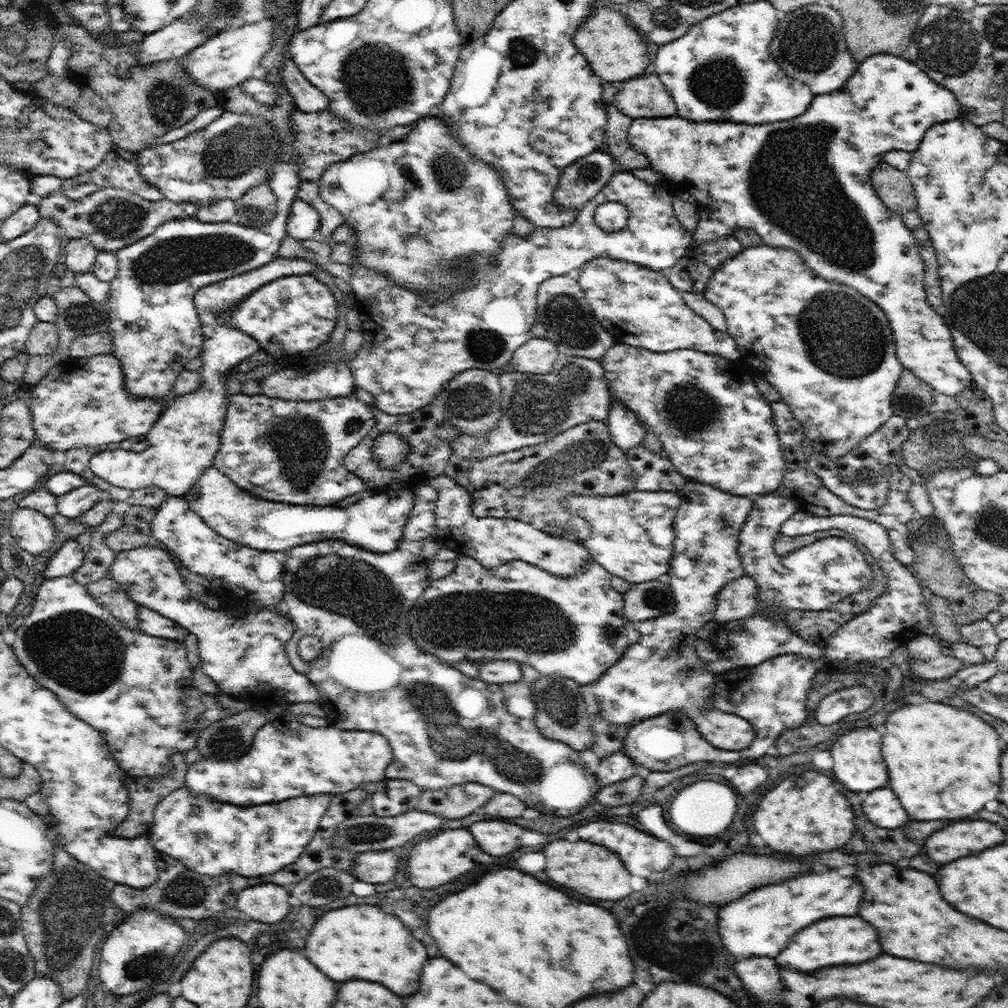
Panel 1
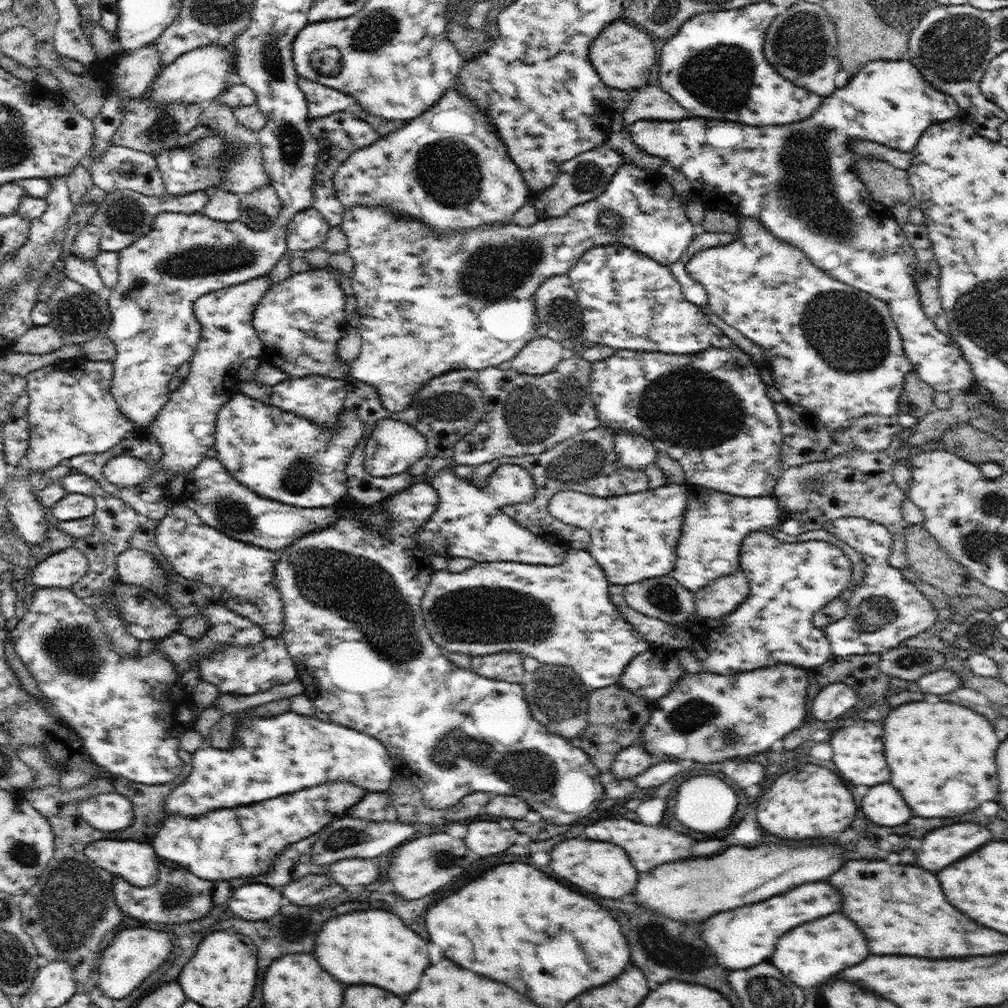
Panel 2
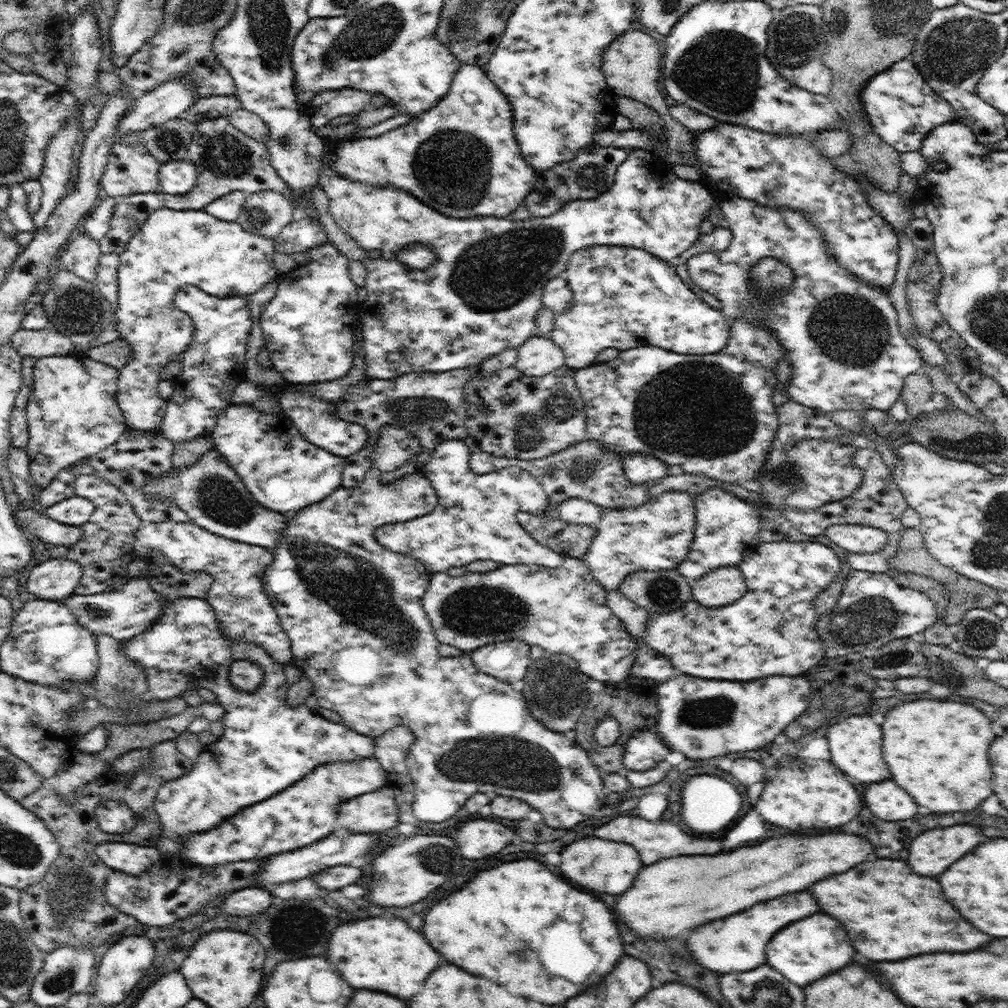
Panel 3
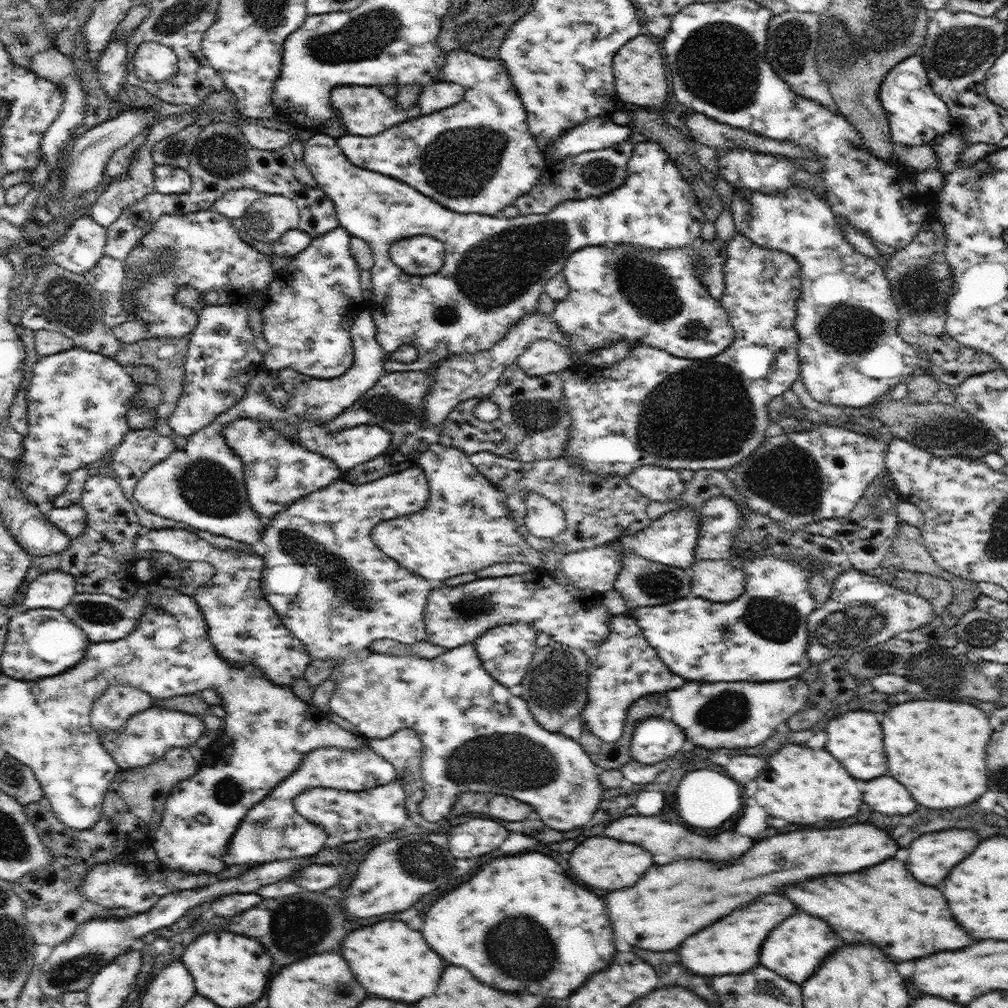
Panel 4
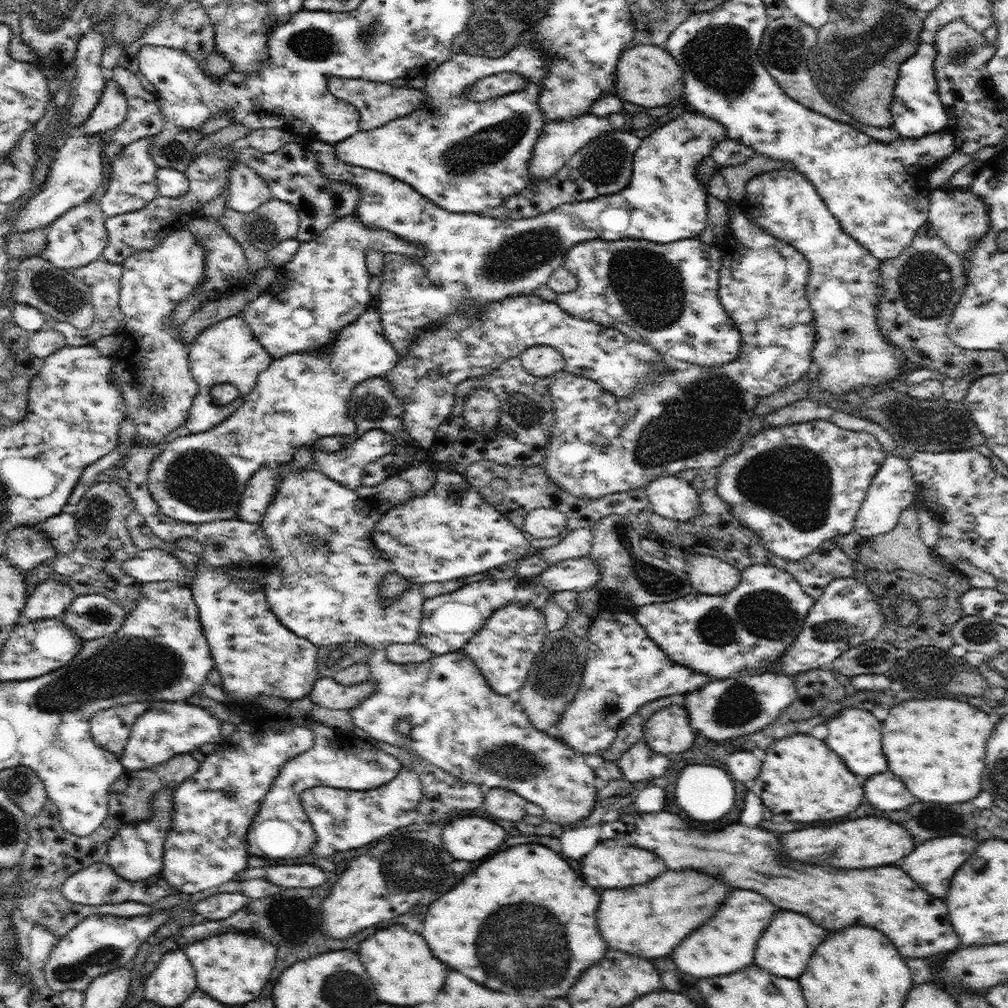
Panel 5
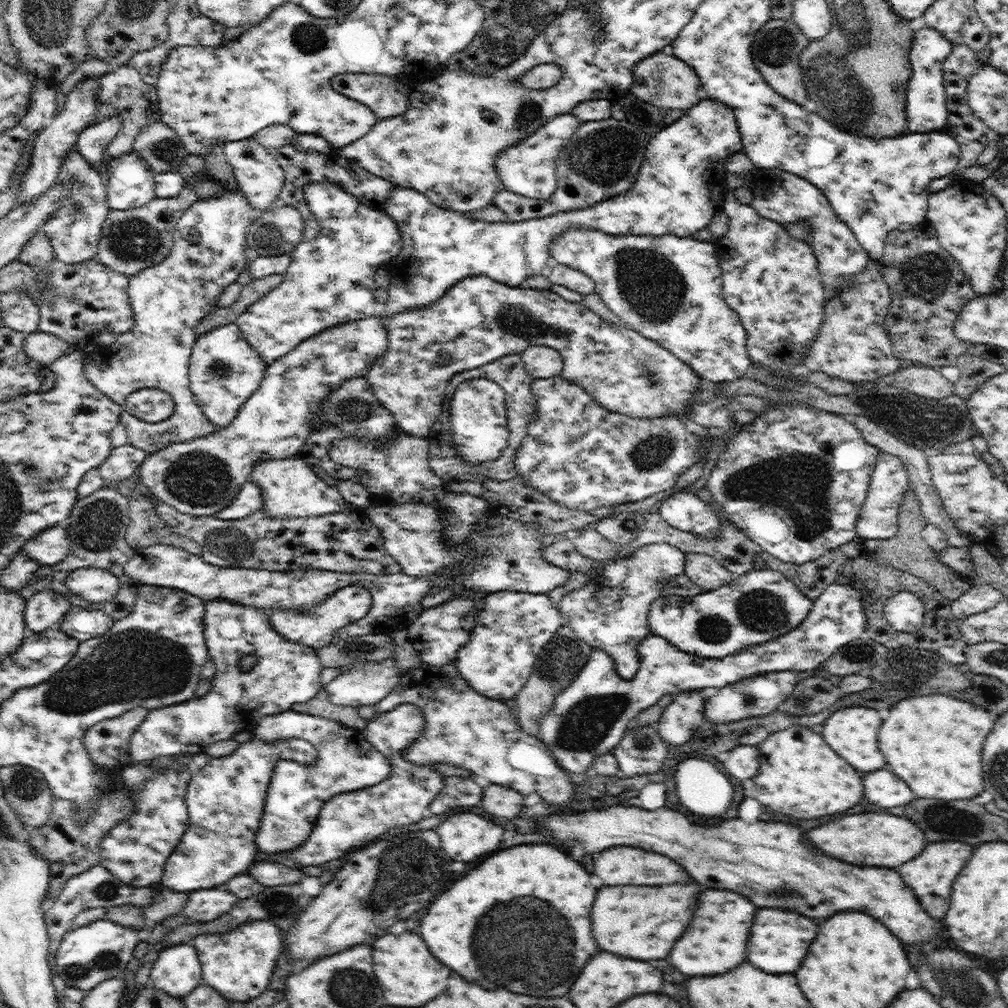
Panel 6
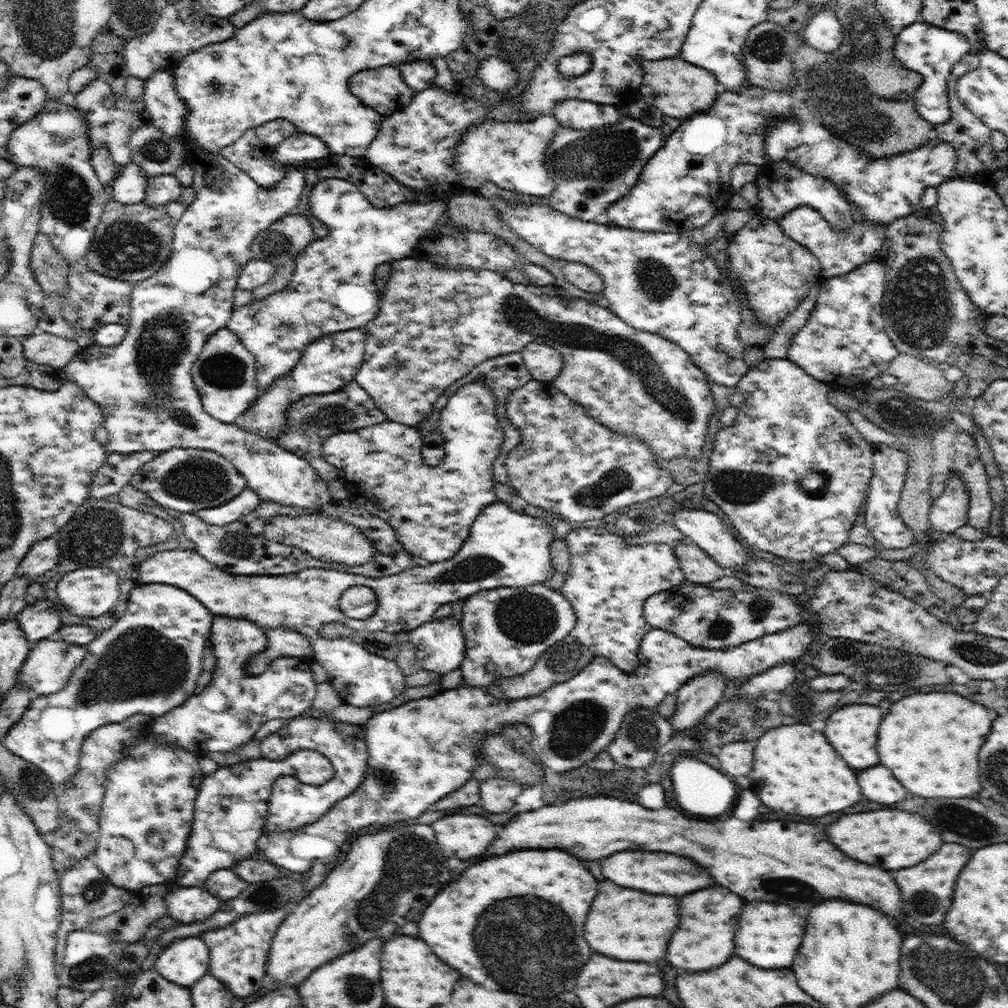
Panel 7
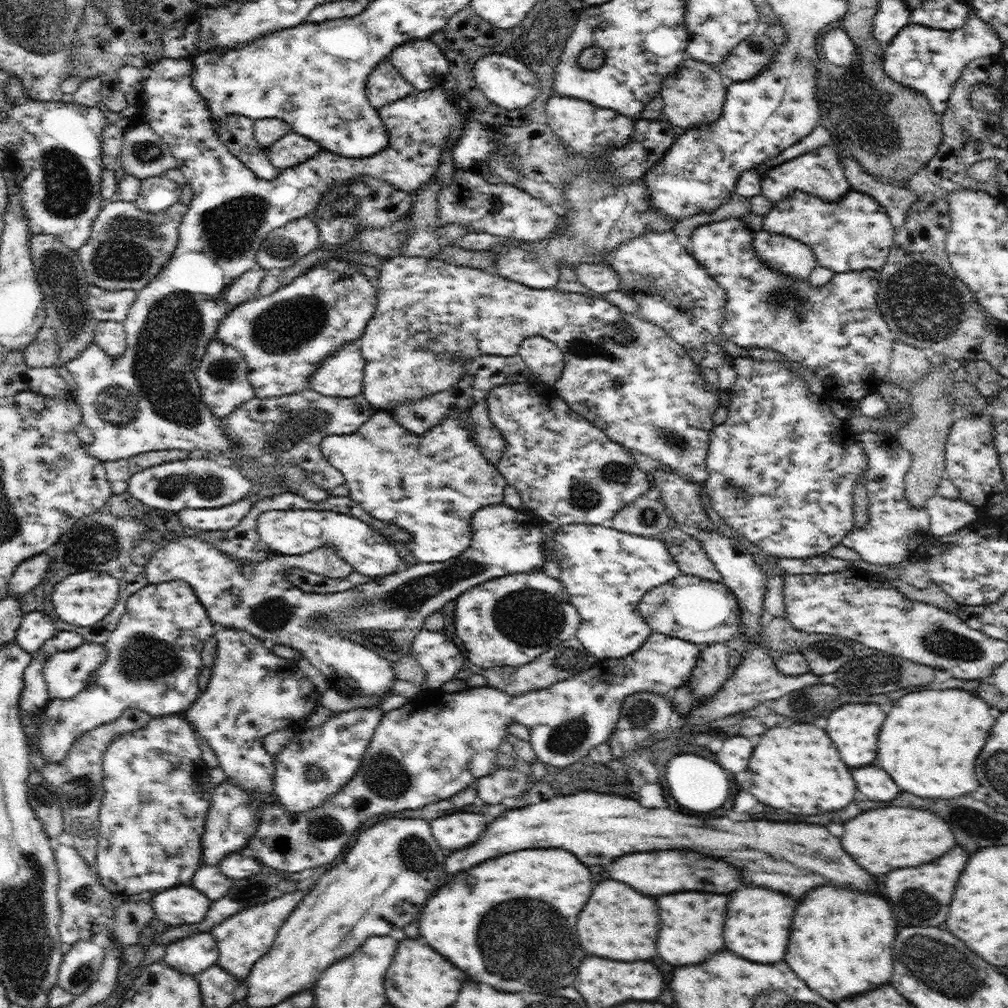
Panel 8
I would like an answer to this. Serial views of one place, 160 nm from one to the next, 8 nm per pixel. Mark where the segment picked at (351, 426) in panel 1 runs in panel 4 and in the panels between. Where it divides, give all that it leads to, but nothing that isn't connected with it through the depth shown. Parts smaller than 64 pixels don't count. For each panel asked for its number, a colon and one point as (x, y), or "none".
2: (280, 456)
3: (282, 471)
4: (277, 471)

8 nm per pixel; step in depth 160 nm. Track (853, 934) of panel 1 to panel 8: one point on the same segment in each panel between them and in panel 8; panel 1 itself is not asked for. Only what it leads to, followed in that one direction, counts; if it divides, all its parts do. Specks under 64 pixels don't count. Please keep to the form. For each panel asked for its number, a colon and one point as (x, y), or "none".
2: (812, 952)
3: (812, 948)
4: (795, 948)
5: (786, 946)
6: (779, 940)
7: (769, 935)
8: (758, 923)

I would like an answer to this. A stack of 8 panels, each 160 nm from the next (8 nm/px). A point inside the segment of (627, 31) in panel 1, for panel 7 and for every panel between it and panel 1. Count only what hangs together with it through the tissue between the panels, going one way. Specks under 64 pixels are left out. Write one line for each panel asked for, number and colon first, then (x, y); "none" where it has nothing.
2: (623, 56)
3: (632, 61)
4: (639, 68)
5: (649, 76)
6: (661, 79)
7: (677, 88)

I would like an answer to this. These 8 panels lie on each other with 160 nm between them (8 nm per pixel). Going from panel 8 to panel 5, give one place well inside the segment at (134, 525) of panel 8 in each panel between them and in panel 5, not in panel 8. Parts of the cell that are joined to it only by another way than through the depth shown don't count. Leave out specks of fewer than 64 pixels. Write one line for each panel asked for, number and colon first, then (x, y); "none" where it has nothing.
5: (95, 566)
6: (97, 525)
7: (103, 532)

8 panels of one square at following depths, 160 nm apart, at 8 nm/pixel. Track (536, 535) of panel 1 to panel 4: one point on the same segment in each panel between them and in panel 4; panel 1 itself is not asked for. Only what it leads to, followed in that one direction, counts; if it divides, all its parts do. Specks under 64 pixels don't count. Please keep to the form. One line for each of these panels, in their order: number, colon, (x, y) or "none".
2: (469, 522)
3: (475, 518)
4: (465, 526)

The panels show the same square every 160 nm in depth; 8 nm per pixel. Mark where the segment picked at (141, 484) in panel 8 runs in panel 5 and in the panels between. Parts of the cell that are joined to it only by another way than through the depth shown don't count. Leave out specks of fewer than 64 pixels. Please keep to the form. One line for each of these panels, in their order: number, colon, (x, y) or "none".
5: (302, 397)
6: (201, 477)
7: (185, 480)

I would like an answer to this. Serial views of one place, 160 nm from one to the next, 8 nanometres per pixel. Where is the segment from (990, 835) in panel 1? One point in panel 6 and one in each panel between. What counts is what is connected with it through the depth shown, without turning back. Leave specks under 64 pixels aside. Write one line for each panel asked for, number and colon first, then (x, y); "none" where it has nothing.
2: (941, 847)
3: (932, 852)
4: (932, 856)
5: (932, 864)
6: (931, 875)

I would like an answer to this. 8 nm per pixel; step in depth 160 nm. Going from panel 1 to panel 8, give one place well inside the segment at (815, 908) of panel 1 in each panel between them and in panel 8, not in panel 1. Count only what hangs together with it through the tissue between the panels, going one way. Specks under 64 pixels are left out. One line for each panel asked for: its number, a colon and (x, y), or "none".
2: (740, 938)
3: (736, 944)
4: (732, 945)
5: (726, 944)
6: (716, 943)
7: (704, 938)
8: (693, 923)

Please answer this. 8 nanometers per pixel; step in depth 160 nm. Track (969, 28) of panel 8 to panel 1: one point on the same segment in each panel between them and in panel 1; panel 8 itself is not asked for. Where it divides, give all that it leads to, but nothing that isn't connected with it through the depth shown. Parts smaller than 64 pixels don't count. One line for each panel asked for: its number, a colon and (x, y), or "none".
1: (803, 184)
2: (798, 179)
3: (901, 106)
4: (916, 114)
5: (917, 111)
6: (926, 107)
7: (931, 51)

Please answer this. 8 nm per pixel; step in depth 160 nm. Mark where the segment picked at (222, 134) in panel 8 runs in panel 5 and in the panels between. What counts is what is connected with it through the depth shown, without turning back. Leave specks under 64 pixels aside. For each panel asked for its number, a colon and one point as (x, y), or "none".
5: (248, 190)
6: (259, 175)
7: (248, 153)

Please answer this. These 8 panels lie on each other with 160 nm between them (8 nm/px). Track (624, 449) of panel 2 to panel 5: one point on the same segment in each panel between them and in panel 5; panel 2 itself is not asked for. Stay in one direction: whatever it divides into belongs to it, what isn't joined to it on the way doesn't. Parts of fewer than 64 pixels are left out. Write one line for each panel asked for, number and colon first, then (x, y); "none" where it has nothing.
3: (640, 468)
4: (662, 484)
5: (673, 498)

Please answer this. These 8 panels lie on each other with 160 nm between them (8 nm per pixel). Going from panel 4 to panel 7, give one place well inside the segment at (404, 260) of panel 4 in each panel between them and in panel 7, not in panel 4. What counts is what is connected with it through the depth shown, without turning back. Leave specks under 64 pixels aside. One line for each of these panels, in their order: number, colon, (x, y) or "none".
5: (328, 288)
6: (330, 281)
7: (332, 289)

